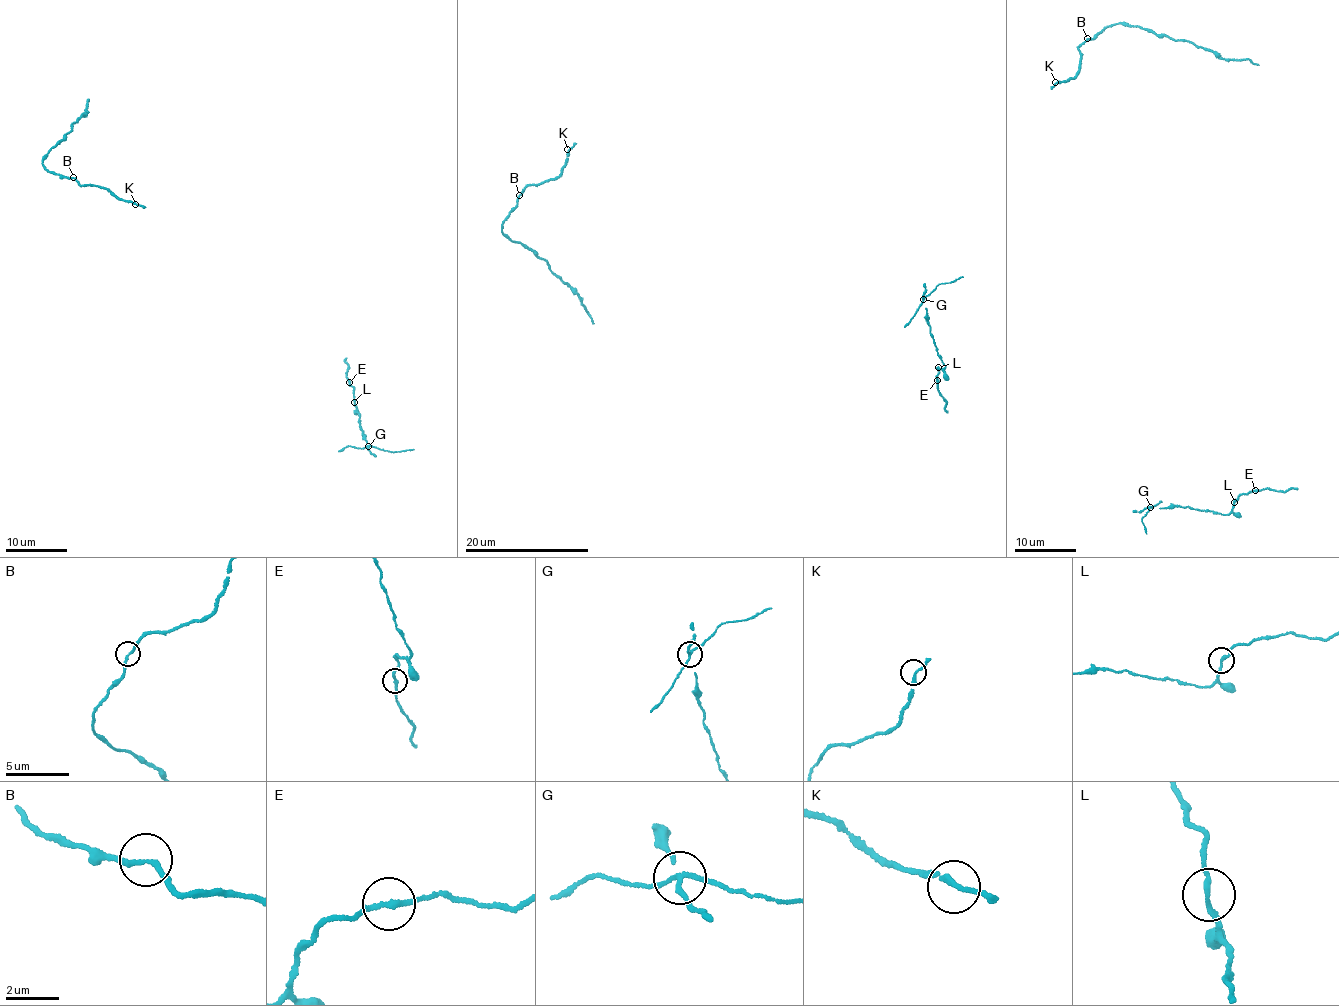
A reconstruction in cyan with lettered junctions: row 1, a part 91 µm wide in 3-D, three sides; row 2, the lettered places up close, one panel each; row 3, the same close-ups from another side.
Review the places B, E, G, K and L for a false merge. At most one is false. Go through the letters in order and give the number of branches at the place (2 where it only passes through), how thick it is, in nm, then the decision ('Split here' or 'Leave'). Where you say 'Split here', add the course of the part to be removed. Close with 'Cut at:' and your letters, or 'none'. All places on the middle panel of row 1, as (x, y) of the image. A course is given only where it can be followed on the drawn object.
B: Branches: 2. Thickness 180 nm. Leave
E: Branches: 2. Thickness 180 nm. Leave
G: Branches: 3. Thickness 150 nm. Split here. Course of the part to remove: (923, 299), (941, 284), (962, 277)
K: Branches: 2. Thickness 200 nm. Leave
L: Branches: 2. Thickness 190 nm. Leave
Cut at: G

